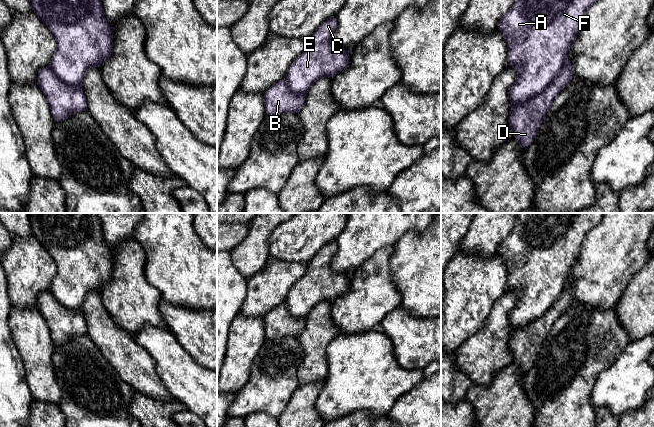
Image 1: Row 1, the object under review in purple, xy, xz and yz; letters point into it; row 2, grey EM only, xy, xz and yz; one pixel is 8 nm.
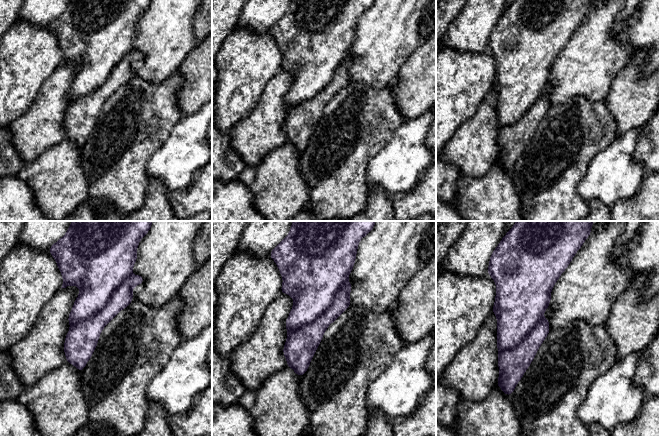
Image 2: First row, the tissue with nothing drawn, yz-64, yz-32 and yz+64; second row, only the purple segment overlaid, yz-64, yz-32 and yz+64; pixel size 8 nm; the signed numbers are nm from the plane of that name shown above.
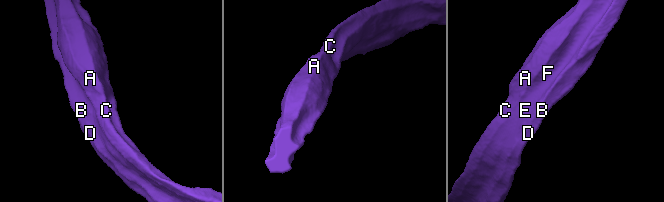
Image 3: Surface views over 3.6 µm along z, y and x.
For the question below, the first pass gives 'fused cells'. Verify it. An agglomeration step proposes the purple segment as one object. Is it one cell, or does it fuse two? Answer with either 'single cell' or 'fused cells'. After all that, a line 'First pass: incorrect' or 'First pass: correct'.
fused cells
First pass: correct

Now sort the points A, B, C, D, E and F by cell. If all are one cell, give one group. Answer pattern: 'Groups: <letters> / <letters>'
Groups: A C E F / B D

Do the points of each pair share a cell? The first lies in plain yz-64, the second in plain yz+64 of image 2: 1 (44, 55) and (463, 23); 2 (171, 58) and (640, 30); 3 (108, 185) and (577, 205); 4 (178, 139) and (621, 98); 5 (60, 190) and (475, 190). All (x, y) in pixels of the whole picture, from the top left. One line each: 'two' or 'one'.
1: two
2: two
3: one
4: two
5: one

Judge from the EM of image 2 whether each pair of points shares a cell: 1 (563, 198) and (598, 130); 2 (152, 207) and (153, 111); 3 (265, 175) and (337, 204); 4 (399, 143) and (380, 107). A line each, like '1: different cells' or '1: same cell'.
1: same cell
2: different cells
3: different cells
4: different cells

